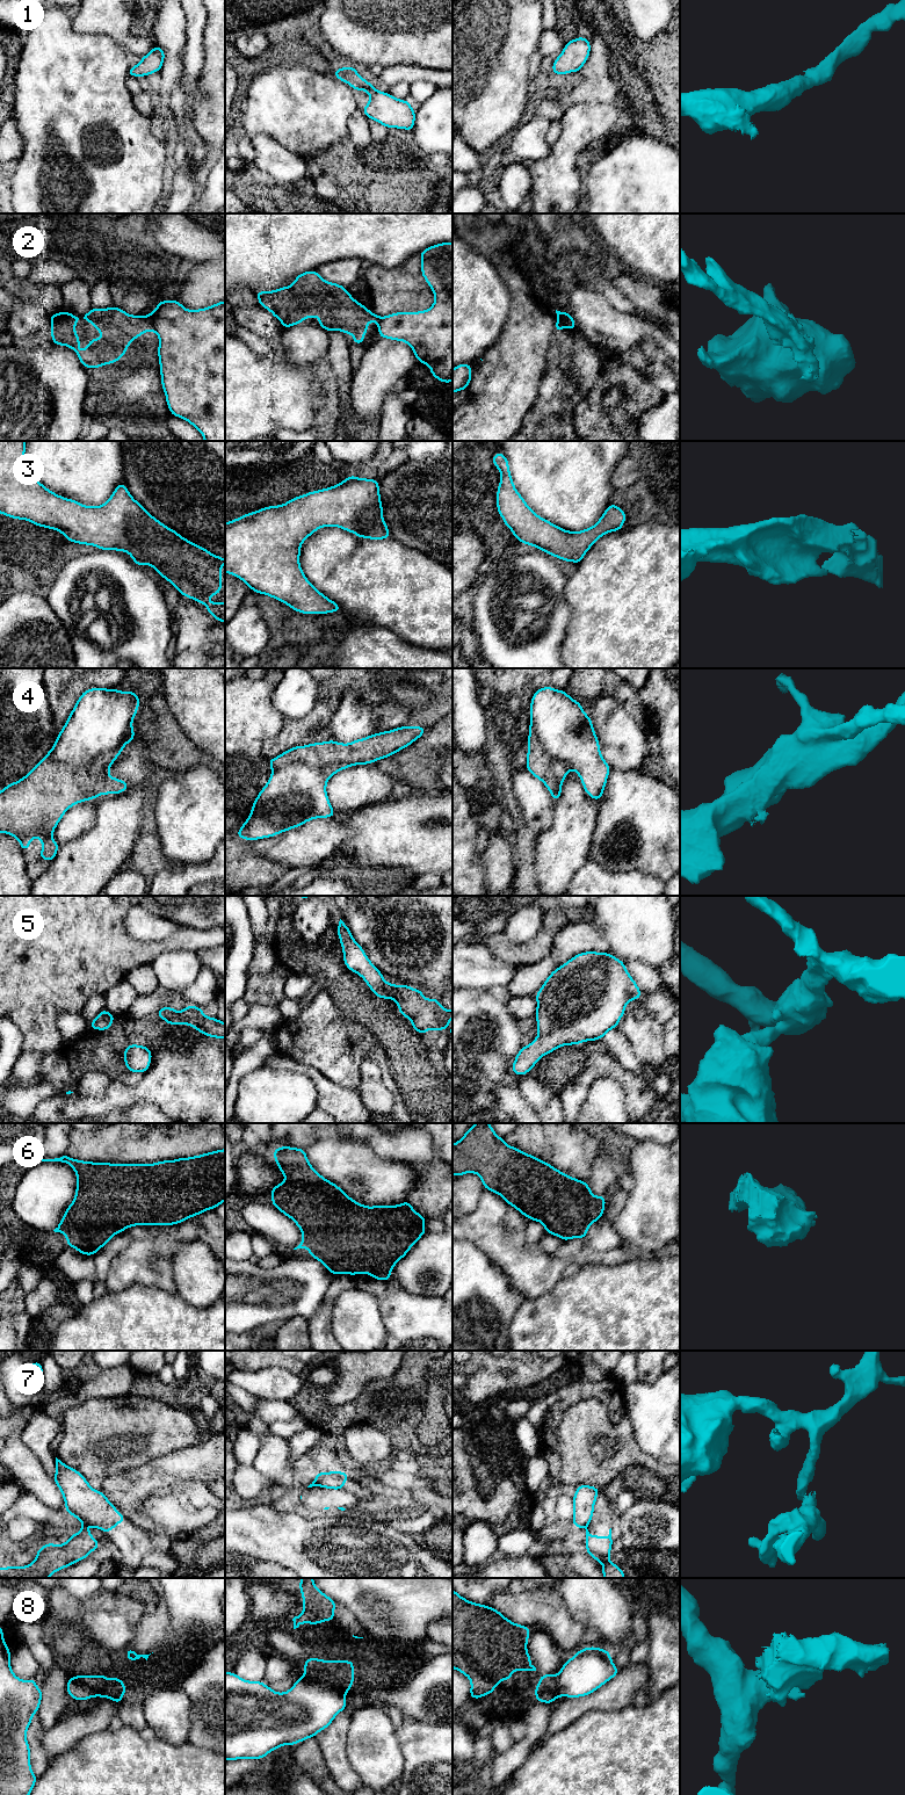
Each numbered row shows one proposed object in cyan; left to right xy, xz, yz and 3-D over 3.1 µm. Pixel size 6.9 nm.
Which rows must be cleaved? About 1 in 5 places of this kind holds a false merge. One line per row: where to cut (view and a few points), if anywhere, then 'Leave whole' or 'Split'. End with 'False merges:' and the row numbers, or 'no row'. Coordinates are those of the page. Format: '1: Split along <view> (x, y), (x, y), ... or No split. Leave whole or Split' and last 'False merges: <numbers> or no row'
1: No split. Leave whole
2: Split along xy (149, 315), (156, 330). Split
3: No split. Leave whole
4: Split along xy (132, 728), (113, 748), (78, 767), (69, 767), (52, 754). Split
5: No split. Leave whole
6: No split. Leave whole
7: Split along xz (310, 1484), (315, 1485). Split
8: Split along xz (304, 1674), (308, 1678), (328, 1684), (344, 1695). Split
False merges: 2, 4, 7, 8

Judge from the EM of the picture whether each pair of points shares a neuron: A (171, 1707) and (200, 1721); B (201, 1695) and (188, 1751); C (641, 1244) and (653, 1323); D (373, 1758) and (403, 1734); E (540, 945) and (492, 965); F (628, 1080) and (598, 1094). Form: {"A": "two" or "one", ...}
{"A": "two", "B": "two", "C": "two", "D": "two", "E": "two", "F": "two"}

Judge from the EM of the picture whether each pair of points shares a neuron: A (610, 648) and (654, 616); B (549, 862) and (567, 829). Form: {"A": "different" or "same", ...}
{"A": "same", "B": "same"}

